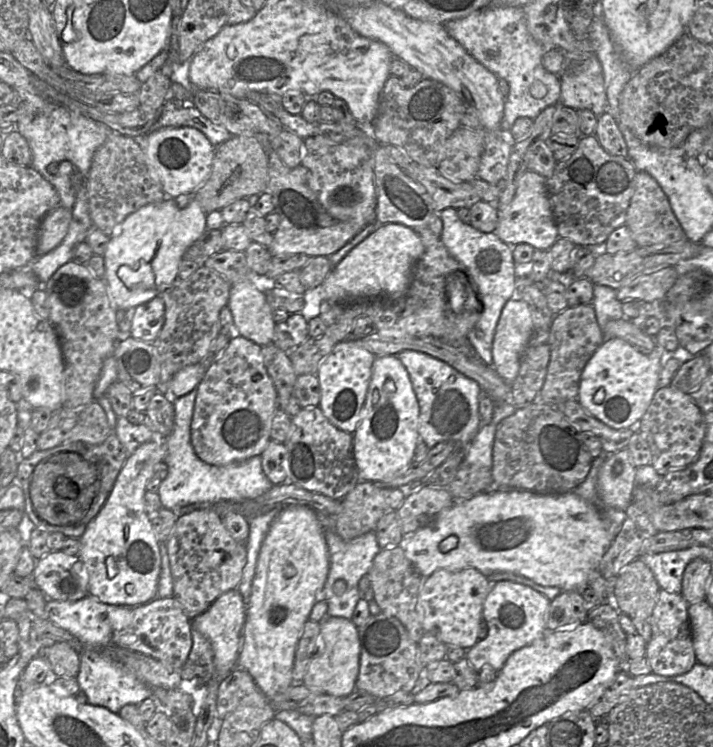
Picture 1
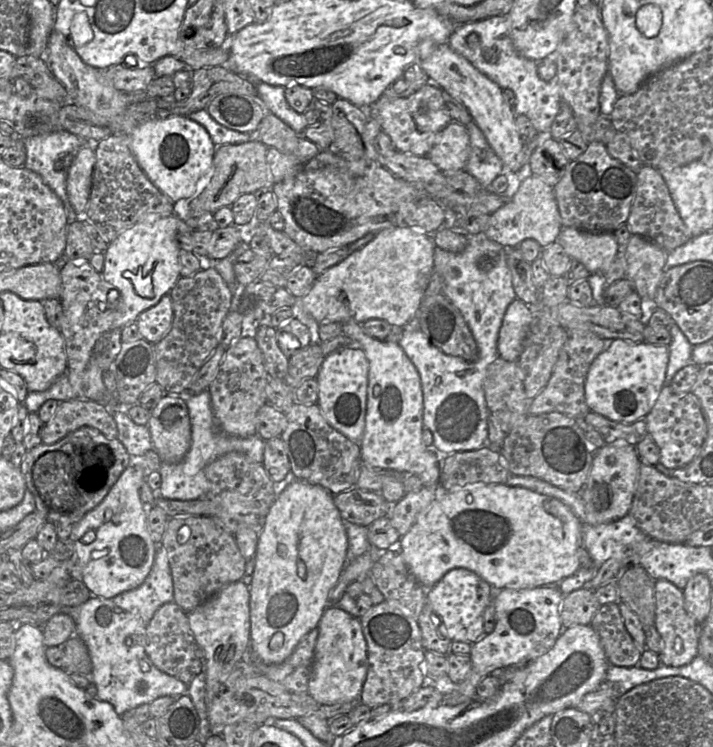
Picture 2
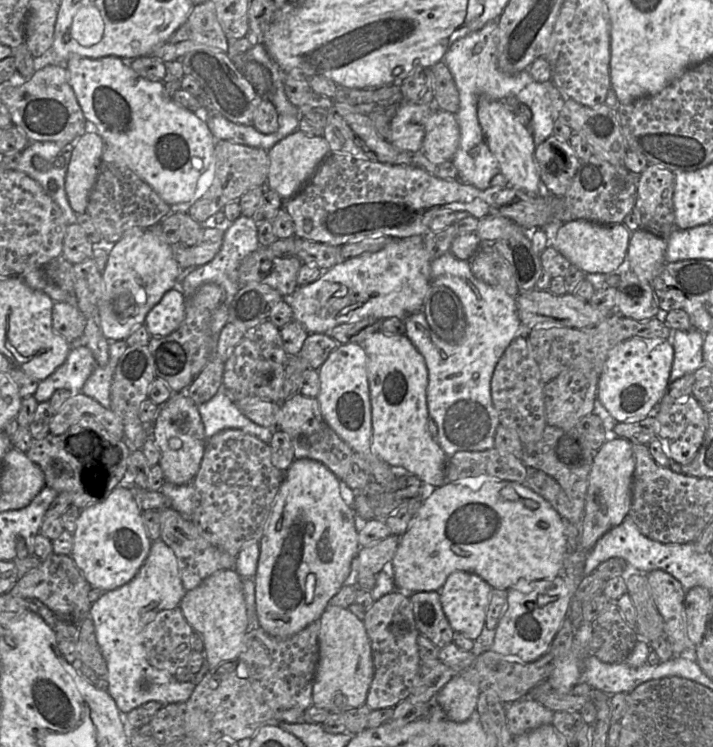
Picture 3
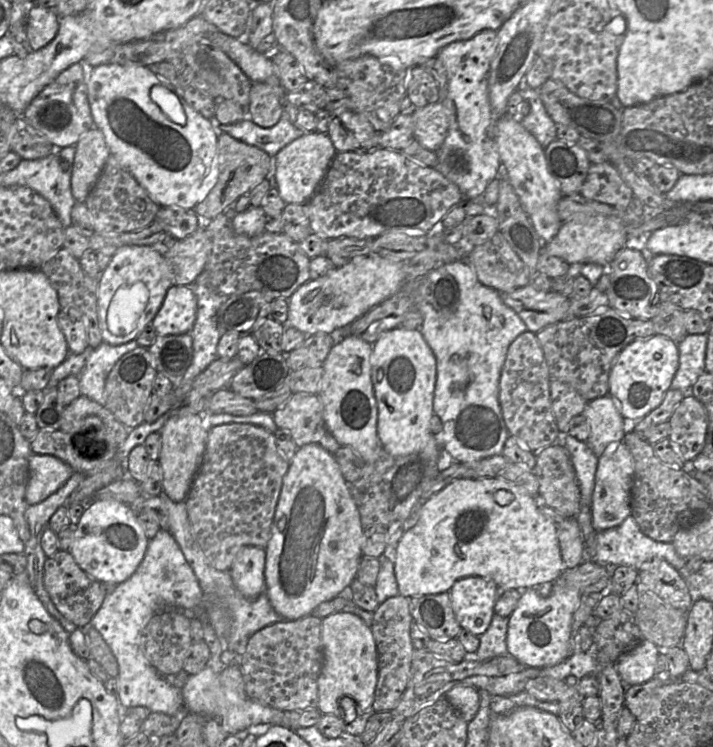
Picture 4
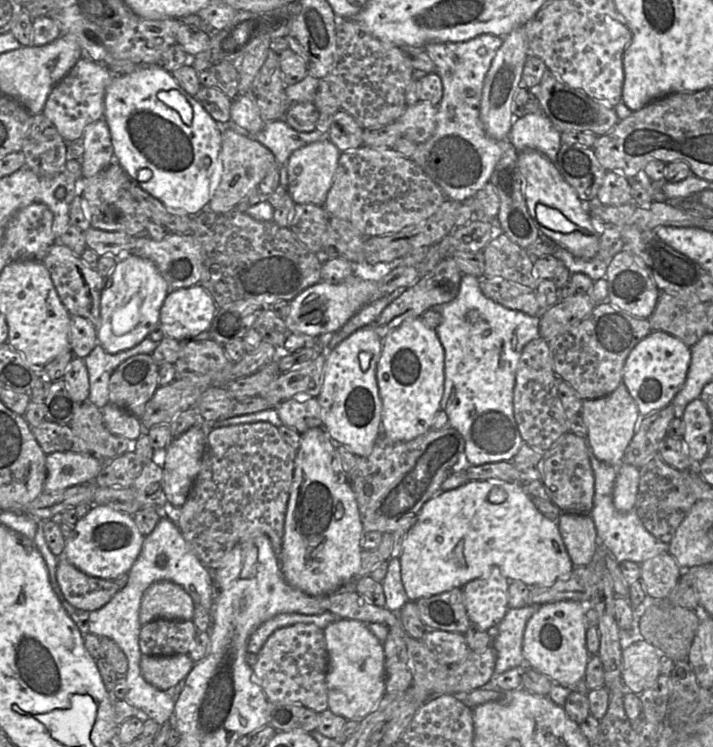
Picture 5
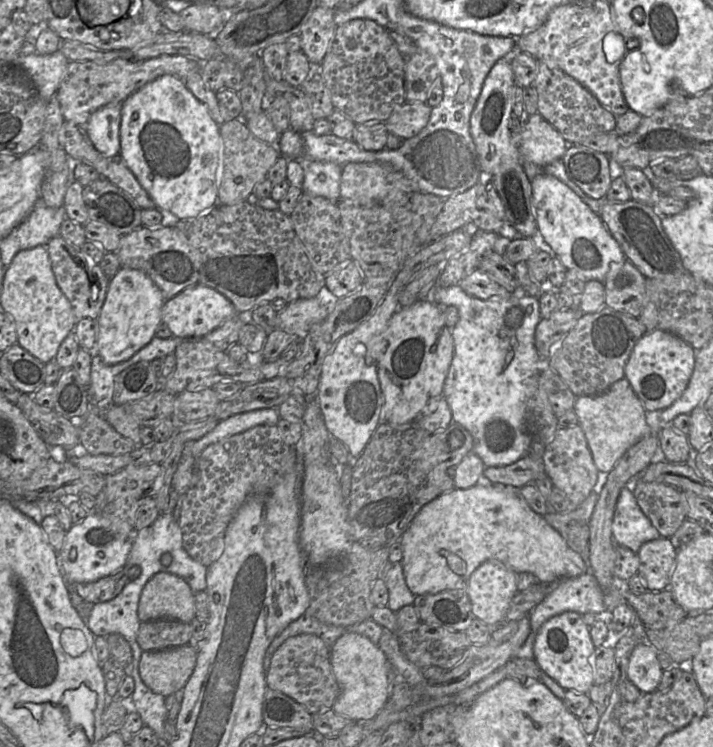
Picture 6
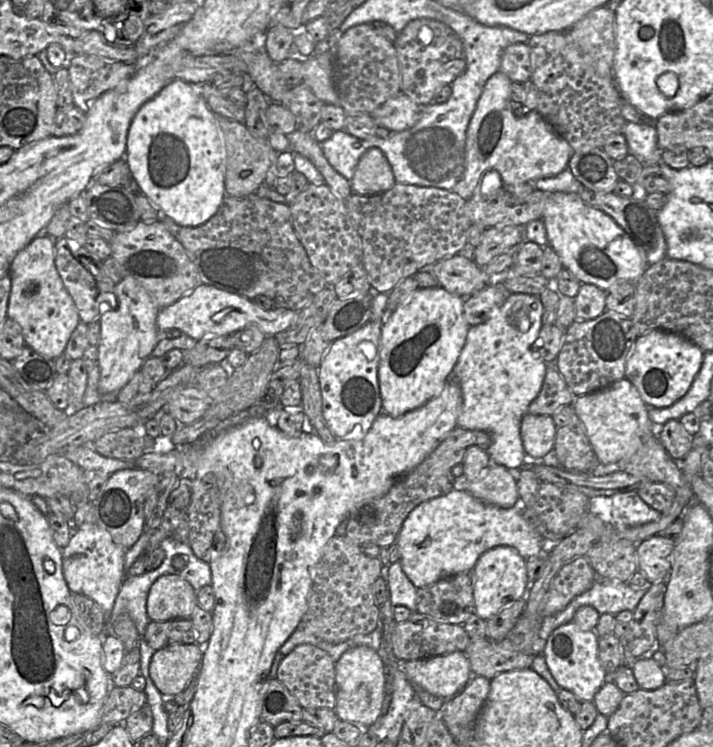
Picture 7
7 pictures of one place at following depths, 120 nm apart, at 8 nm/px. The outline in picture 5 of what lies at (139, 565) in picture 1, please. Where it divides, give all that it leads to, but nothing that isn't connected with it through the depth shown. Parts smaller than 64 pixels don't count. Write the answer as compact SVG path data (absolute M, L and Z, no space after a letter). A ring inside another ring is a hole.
M94 505L80 518L65 541L63 555L85 574L106 580L115 580L126 574L140 554L144 537L133 518L105 505Z

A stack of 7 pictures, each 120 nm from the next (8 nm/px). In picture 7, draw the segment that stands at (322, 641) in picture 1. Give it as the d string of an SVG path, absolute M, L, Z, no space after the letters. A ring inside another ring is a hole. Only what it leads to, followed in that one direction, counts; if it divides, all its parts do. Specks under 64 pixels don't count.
M367 646L352 647L335 662L336 706L334 711L342 721L366 728L381 715L386 693L386 667L377 651Z

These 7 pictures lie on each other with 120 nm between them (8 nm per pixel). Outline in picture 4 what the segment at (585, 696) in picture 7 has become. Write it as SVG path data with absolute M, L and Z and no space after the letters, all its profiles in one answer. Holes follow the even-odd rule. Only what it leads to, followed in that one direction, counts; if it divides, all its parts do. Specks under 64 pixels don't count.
M552 583L551 593L547 597L542 597L532 587L524 589L517 607L508 618L508 654L533 668L552 667L570 657L572 619L581 595L575 586L556 583Z

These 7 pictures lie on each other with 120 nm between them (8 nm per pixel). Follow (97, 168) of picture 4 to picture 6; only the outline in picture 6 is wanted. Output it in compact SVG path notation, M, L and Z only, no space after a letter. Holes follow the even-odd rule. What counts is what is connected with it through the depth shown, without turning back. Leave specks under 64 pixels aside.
M111 103L97 109L85 125L93 146L105 156L120 152L121 104Z

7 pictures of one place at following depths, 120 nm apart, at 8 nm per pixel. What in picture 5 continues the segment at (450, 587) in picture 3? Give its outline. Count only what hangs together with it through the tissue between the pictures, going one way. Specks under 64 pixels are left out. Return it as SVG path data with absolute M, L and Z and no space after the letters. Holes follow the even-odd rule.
M493 569L487 578L468 582L462 592L470 621L484 631L497 626L509 610L508 579L499 569Z

